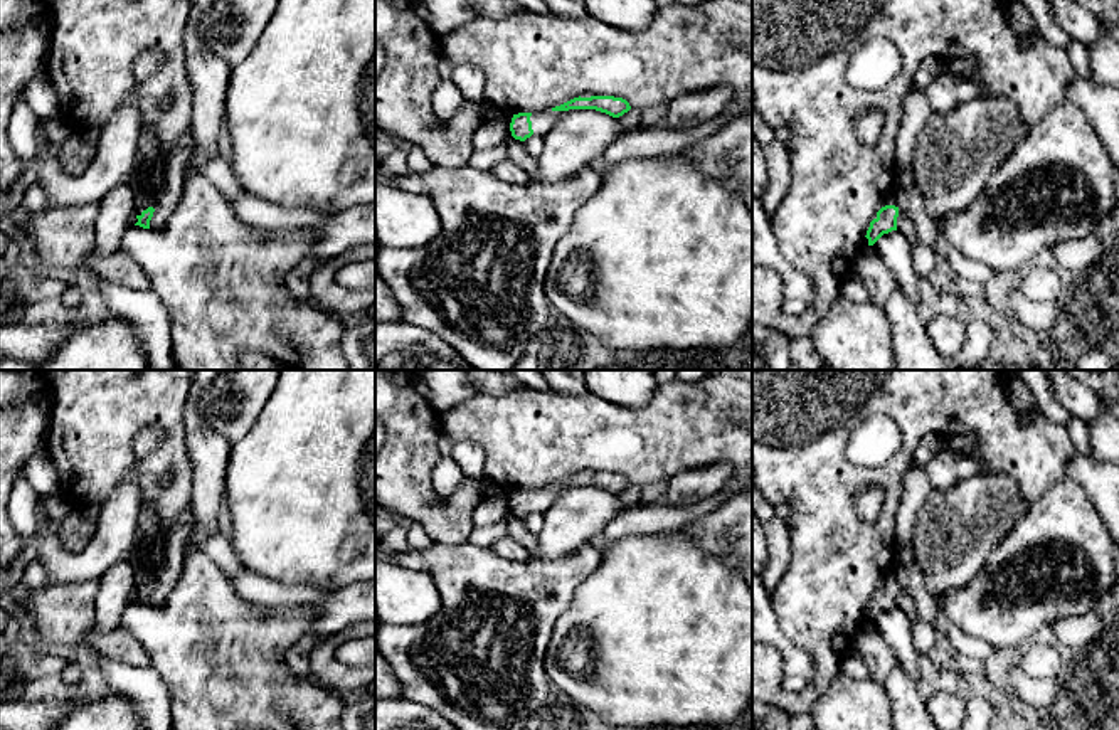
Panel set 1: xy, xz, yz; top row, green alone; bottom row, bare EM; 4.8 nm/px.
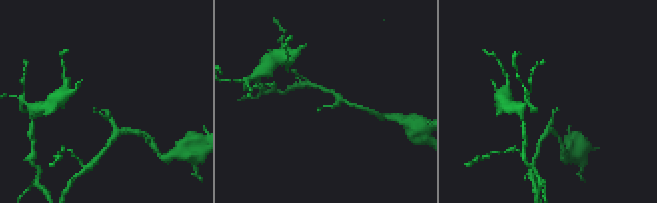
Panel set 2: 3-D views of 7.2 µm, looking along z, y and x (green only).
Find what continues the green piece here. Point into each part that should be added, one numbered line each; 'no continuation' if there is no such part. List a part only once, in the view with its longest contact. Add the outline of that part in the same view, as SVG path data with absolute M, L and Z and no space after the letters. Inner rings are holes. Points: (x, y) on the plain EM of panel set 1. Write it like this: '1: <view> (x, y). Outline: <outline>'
1: xz (542, 500). Outline: M547 486L542 489L532 489L530 498L532 498L533 511L545 513L552 506L552 503L555 501L555 498L559 496L562 489L564 488L552 488L552 486Z

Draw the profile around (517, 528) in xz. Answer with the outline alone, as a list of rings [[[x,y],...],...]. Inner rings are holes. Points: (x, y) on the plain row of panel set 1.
[[[512,516],[508,520],[508,535],[518,542],[522,547],[525,547],[530,553],[537,550],[538,537],[530,532],[520,516]]]

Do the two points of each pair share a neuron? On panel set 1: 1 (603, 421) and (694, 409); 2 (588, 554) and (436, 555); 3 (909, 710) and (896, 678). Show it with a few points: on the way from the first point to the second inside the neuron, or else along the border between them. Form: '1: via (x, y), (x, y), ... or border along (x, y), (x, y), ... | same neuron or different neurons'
1: via (625, 421), (672, 421) | same neuron
2: via (551, 577), (473, 577) | same neuron
3: via (906, 702), (899, 687) | same neuron

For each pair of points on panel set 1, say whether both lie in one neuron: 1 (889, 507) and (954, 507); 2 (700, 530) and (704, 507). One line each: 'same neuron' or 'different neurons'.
1: different neurons
2: different neurons

